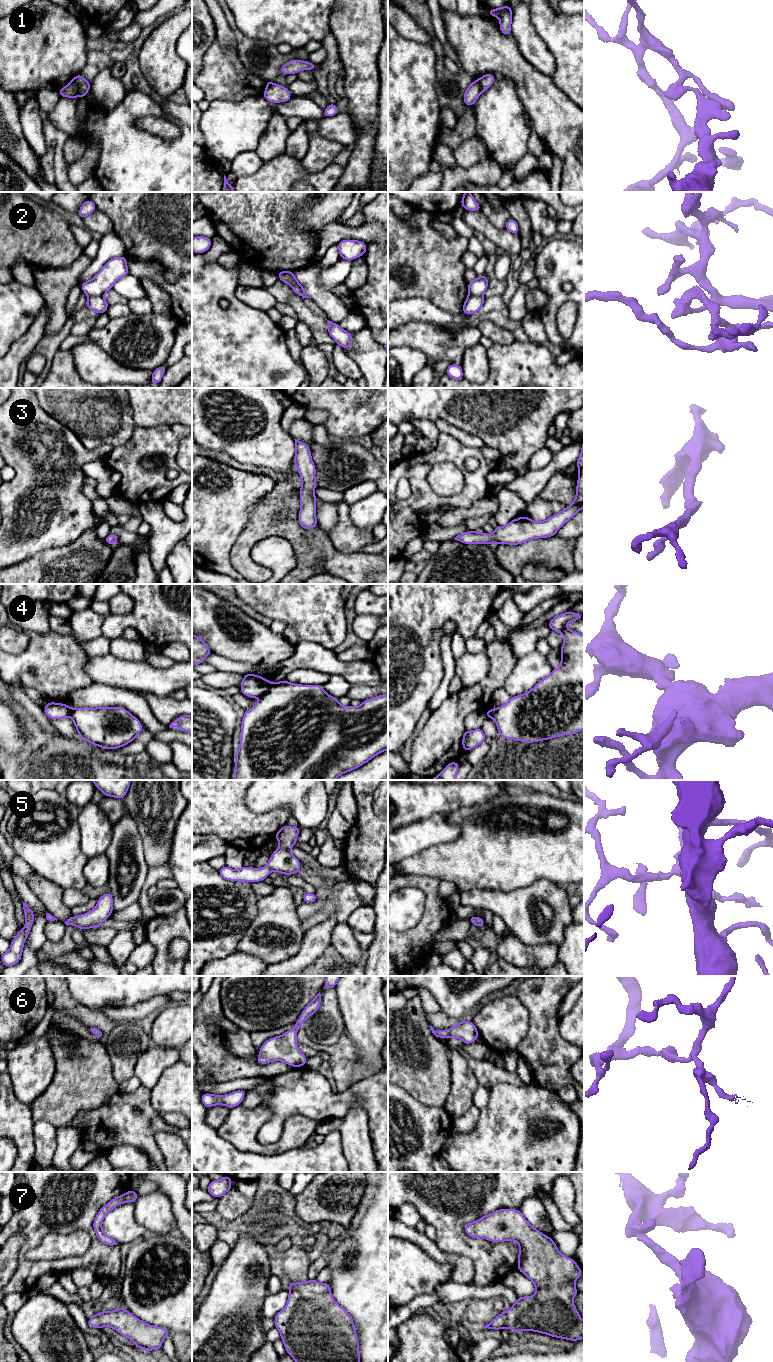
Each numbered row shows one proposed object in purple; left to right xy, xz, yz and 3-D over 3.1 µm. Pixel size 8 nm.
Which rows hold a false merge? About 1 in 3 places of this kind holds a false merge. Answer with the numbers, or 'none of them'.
1, 2, 4

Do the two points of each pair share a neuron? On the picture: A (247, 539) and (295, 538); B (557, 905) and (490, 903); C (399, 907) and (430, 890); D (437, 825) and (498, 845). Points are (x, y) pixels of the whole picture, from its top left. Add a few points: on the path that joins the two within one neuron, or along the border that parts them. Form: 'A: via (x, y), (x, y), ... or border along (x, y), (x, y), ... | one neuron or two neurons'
A: via (259, 529), (283, 529) | one neuron
B: via (540, 897), (533, 894), (524, 903), (507, 903) | one neuron
C: border along (401, 887), (417, 887), (426, 895), (422, 916) | two neurons
D: border along (444, 816), (460, 834), (439, 843) | two neurons

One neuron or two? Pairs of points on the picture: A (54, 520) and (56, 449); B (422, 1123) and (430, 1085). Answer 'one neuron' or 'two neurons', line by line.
A: one neuron
B: two neurons

